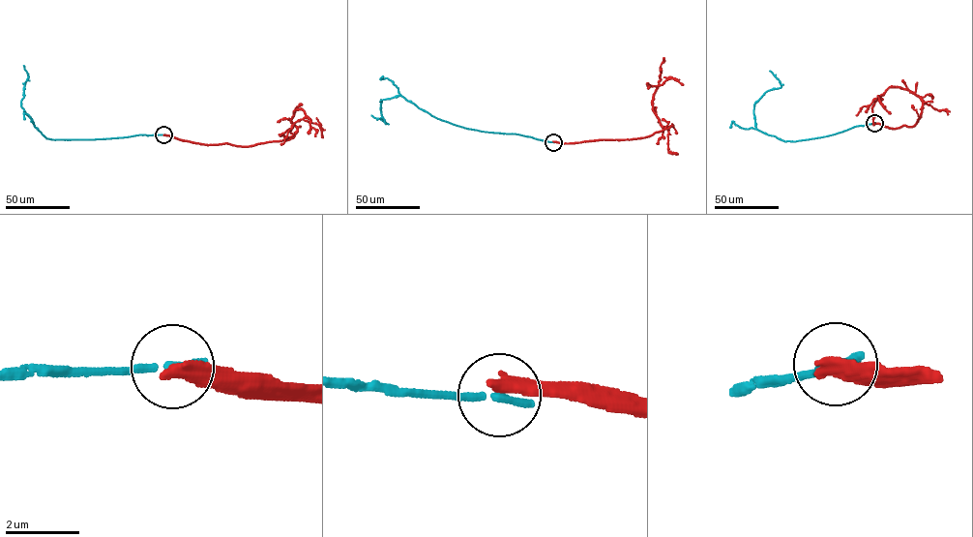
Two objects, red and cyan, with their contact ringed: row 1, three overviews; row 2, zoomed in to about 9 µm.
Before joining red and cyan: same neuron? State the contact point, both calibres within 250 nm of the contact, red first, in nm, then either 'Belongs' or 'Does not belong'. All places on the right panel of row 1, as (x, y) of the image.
Place: (874, 123). Thickness 440 nm (red) against 280 nm. Does not belong

